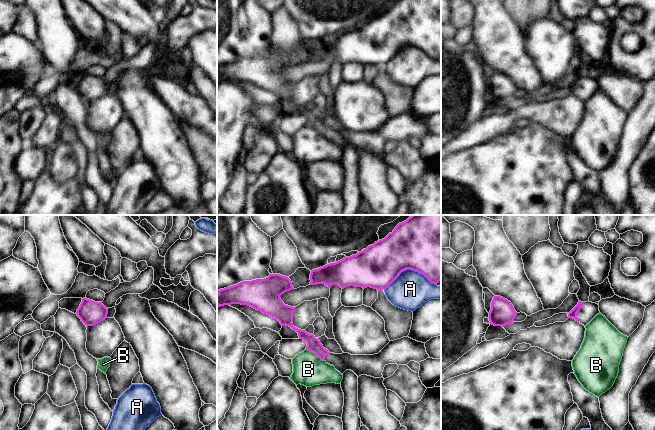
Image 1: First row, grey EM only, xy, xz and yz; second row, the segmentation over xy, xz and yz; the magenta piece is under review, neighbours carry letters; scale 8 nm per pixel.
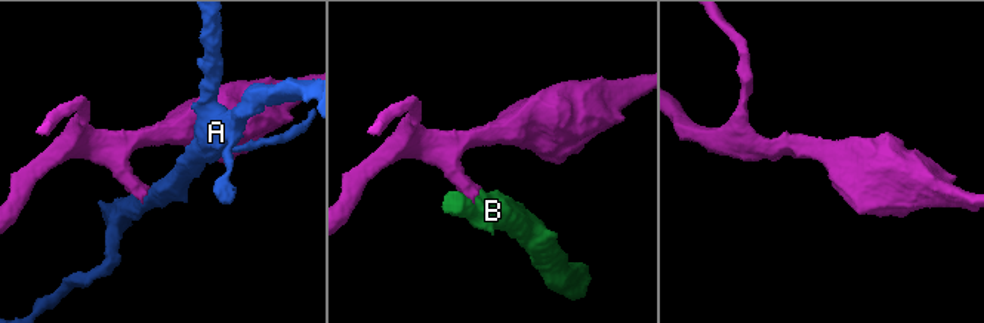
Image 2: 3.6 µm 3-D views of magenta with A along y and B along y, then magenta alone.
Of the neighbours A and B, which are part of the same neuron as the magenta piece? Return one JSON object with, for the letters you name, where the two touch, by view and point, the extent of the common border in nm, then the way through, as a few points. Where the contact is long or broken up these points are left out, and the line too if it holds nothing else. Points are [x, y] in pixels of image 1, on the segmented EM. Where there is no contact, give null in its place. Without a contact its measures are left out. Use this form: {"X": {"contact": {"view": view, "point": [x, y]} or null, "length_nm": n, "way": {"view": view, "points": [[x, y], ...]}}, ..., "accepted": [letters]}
{"accepted": []}

